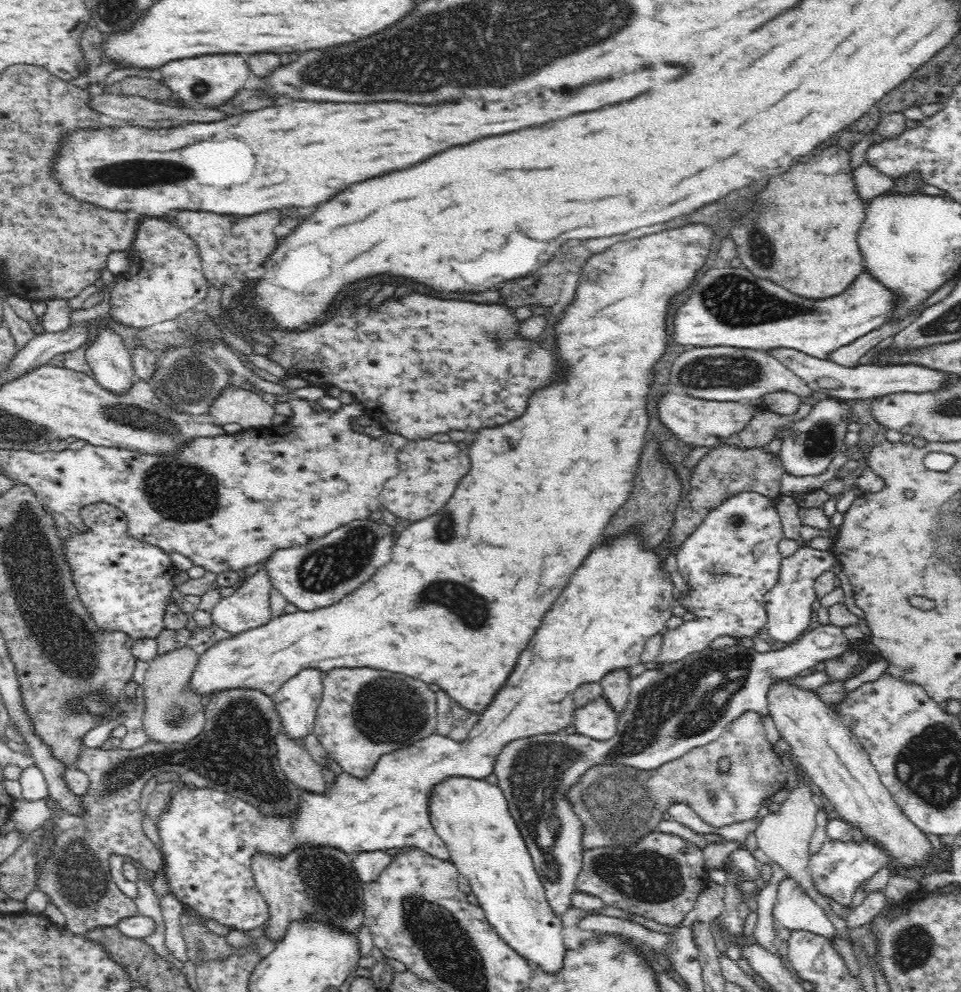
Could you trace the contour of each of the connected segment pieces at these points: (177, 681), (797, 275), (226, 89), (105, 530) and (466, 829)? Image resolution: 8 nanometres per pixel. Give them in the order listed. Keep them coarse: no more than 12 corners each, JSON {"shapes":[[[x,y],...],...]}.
{"shapes":[[[192,647],[148,662],[142,718],[156,743],[206,728],[189,692],[200,654]],[[834,146],[772,178],[730,237],[806,298],[866,272],[868,214]],[[243,55],[168,62],[170,89],[188,107],[226,104],[252,69]],[[90,504],[65,539],[103,631],[158,640],[182,604],[170,553]],[[451,776],[430,821],[492,926],[554,974],[570,947],[498,785]]]}

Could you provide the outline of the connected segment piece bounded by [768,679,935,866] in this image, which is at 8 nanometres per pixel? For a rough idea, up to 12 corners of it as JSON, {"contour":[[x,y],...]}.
{"contour":[[790,679],[769,715],[812,782],[898,864],[932,843],[833,704]]}

